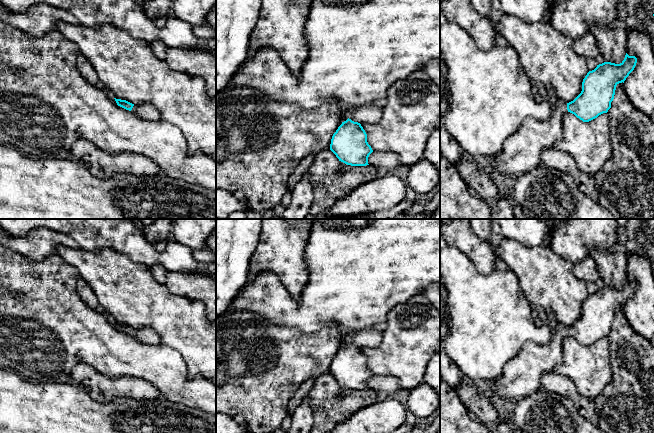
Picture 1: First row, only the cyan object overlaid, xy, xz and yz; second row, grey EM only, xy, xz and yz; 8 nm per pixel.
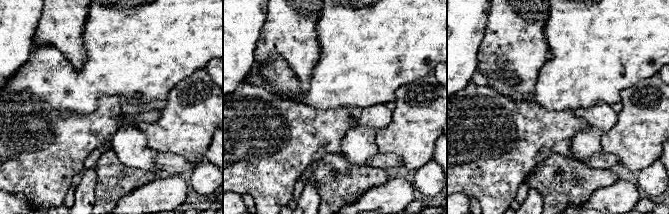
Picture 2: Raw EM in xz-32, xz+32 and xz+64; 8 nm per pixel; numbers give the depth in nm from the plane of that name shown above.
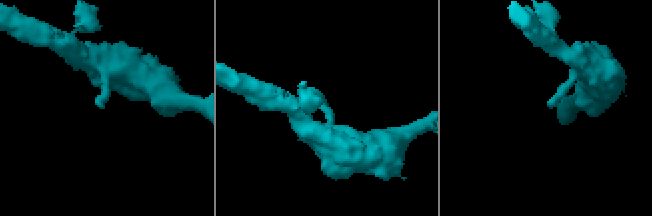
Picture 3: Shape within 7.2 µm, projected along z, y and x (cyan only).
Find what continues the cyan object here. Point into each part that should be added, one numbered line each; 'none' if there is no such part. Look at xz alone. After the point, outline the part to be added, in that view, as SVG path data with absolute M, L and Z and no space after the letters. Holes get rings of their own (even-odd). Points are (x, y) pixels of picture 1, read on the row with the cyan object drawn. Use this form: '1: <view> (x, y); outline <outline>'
1: xz (367, 113); outline M363 104L349 109L346 116L360 124L373 124L381 119L382 108L373 104Z

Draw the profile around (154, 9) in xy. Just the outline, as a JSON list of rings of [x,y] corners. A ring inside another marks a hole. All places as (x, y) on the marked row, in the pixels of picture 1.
[[[151,0],[145,2],[143,9],[152,21],[159,17],[168,17],[172,10],[172,0]]]

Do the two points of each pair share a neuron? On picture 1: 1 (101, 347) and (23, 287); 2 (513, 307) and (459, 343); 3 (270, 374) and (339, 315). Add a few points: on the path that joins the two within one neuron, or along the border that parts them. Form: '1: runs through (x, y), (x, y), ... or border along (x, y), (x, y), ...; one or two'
1: runs through (82, 335), (68, 332), (42, 306); one
2: runs through (500, 317), (493, 320), (483, 320), (472, 330); one
3: border along (337, 325), (322, 325), (315, 331), (305, 333); two

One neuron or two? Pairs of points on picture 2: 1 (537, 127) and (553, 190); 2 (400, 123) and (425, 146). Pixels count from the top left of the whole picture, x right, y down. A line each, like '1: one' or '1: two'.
1: two
2: one

